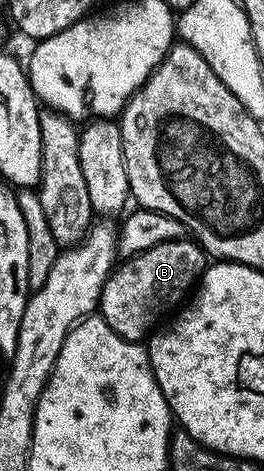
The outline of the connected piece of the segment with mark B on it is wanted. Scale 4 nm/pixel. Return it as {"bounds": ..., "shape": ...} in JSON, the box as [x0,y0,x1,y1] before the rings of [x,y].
{"bounds":[98,238,206,342],"shape":[[[181,238],[162,242],[142,254],[125,259],[123,263],[104,284],[98,315],[114,334],[140,342],[161,323],[159,320],[184,295],[187,297],[193,291],[206,267],[206,253],[195,239]]]}

